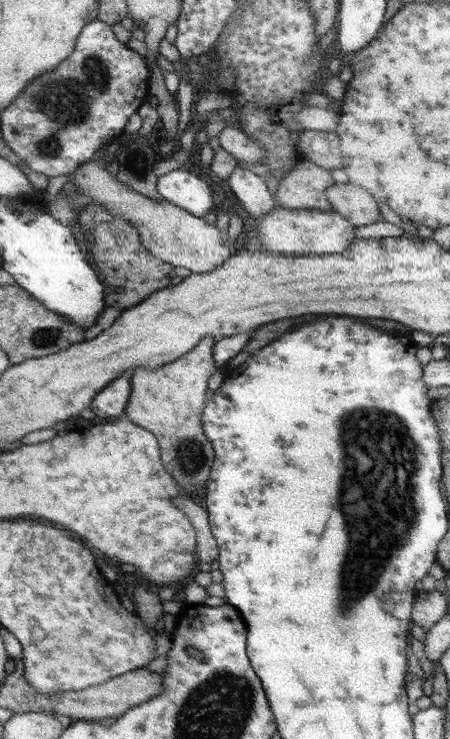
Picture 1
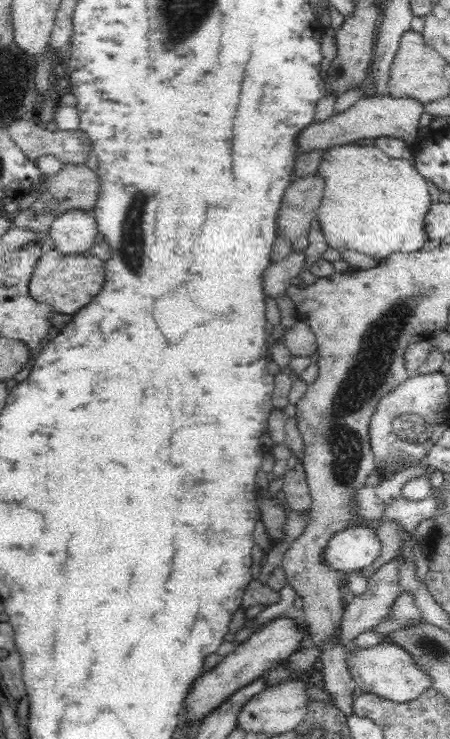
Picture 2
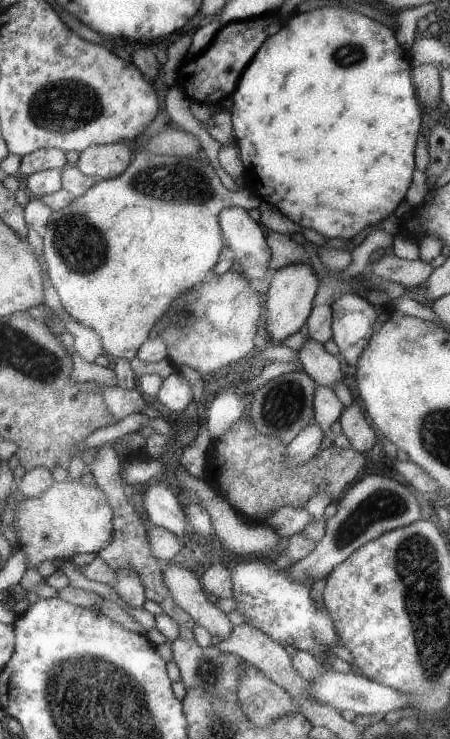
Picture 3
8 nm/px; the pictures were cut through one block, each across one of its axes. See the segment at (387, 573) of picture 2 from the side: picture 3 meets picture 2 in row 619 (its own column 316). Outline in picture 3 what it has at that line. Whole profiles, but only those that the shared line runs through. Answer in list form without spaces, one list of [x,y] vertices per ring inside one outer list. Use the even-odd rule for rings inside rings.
[[[309,335],[304,340],[303,346],[298,349],[297,356],[304,371],[313,377],[318,386],[328,386],[333,389],[342,381],[340,360],[336,355],[328,353],[323,344],[316,342]]]

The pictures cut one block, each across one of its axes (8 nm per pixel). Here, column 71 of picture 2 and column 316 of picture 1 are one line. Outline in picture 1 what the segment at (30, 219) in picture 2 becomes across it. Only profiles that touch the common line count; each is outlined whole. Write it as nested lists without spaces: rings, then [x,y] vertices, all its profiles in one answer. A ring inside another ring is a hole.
[[[300,160],[279,181],[274,198],[287,209],[330,212],[333,208],[326,198],[326,189],[334,184],[328,169],[312,161]]]

